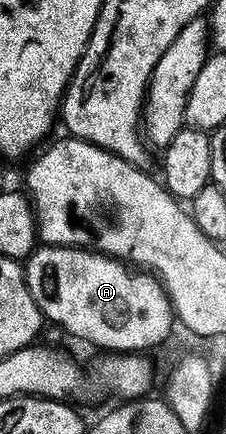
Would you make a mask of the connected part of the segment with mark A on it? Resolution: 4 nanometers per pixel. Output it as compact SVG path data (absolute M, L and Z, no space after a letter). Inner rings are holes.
M39 245L35 251L27 257L23 263L24 277L27 282L27 289L30 290L31 297L34 298L35 305L45 316L45 319L58 326L62 326L70 335L84 340L90 344L94 344L108 352L146 352L148 348L152 348L162 343L170 334L172 324L175 323L175 313L172 310L172 304L169 301L168 293L164 291L160 281L151 273L143 270L133 270L129 265L123 261L110 257L100 252L93 252L87 248L66 247L64 245Z

